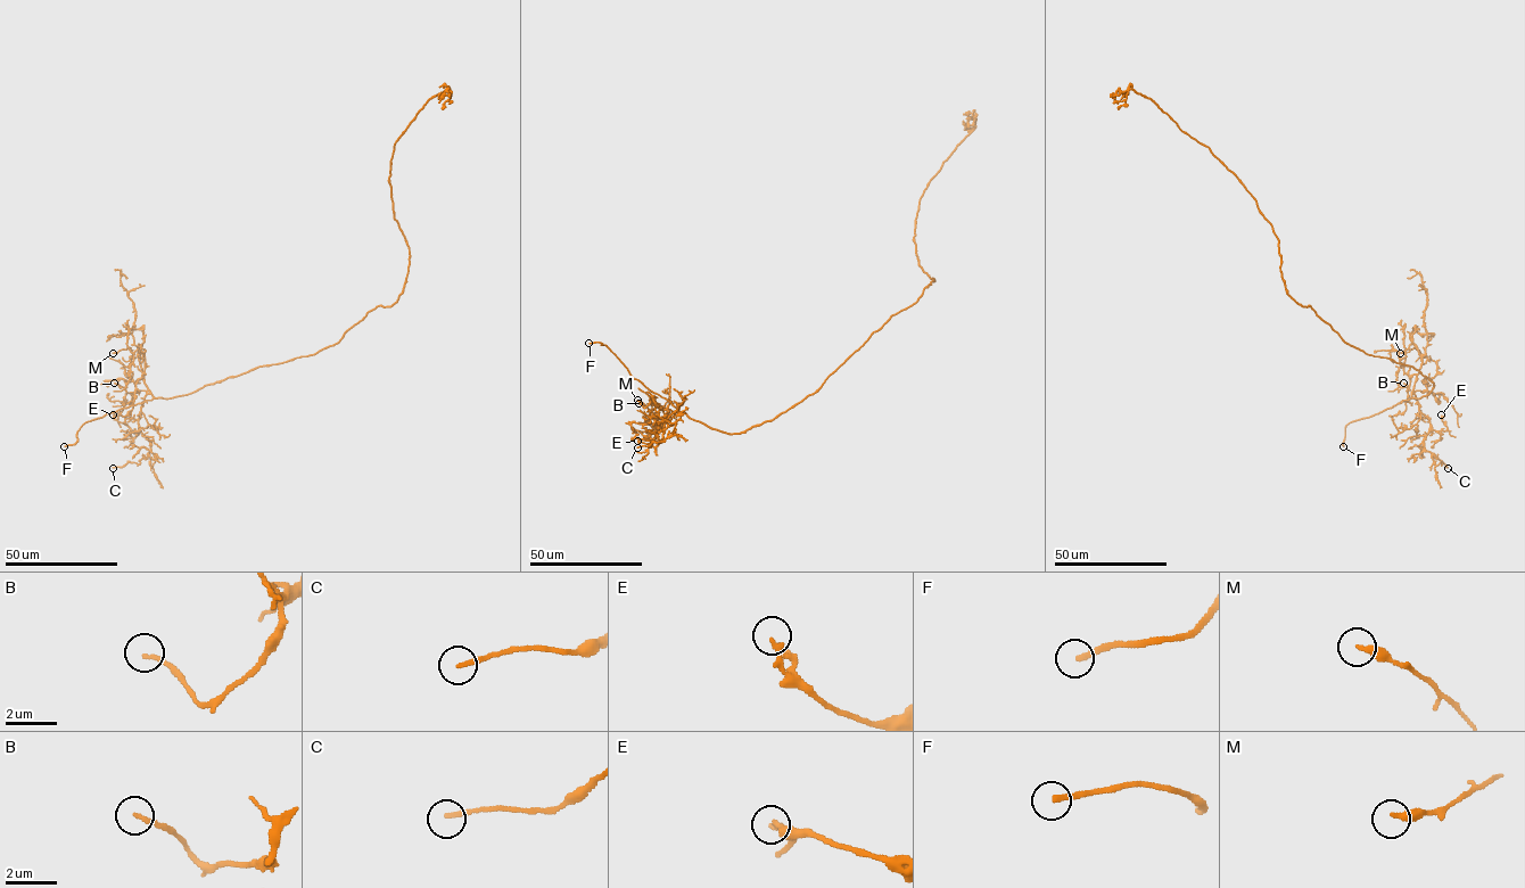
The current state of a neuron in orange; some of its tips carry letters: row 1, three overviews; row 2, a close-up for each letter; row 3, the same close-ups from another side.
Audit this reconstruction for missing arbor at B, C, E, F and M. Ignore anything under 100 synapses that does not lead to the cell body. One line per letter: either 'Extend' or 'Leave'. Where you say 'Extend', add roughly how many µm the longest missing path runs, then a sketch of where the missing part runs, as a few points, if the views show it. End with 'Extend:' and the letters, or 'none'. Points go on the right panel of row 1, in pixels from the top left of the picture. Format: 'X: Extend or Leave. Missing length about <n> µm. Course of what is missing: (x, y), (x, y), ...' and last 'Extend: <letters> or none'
B: Leave
C: Leave
E: Leave
F: Extend. Missing length about 15 µm. Course of what is missing: (1343, 446), (1360, 443), (1361, 447)
M: Leave
Extend: F

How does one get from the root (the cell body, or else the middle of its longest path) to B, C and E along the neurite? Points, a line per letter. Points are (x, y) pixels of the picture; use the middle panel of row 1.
B: (873, 332), (814, 393), (739, 433), (709, 427), (681, 411), (664, 421), (654, 396), (644, 408), (639, 403)
C: (873, 332), (772, 420), (728, 434), (674, 411), (664, 442), (637, 447)
E: (873, 332), (817, 389), (772, 420), (728, 434), (674, 411), (666, 418), (656, 446), (637, 441)

